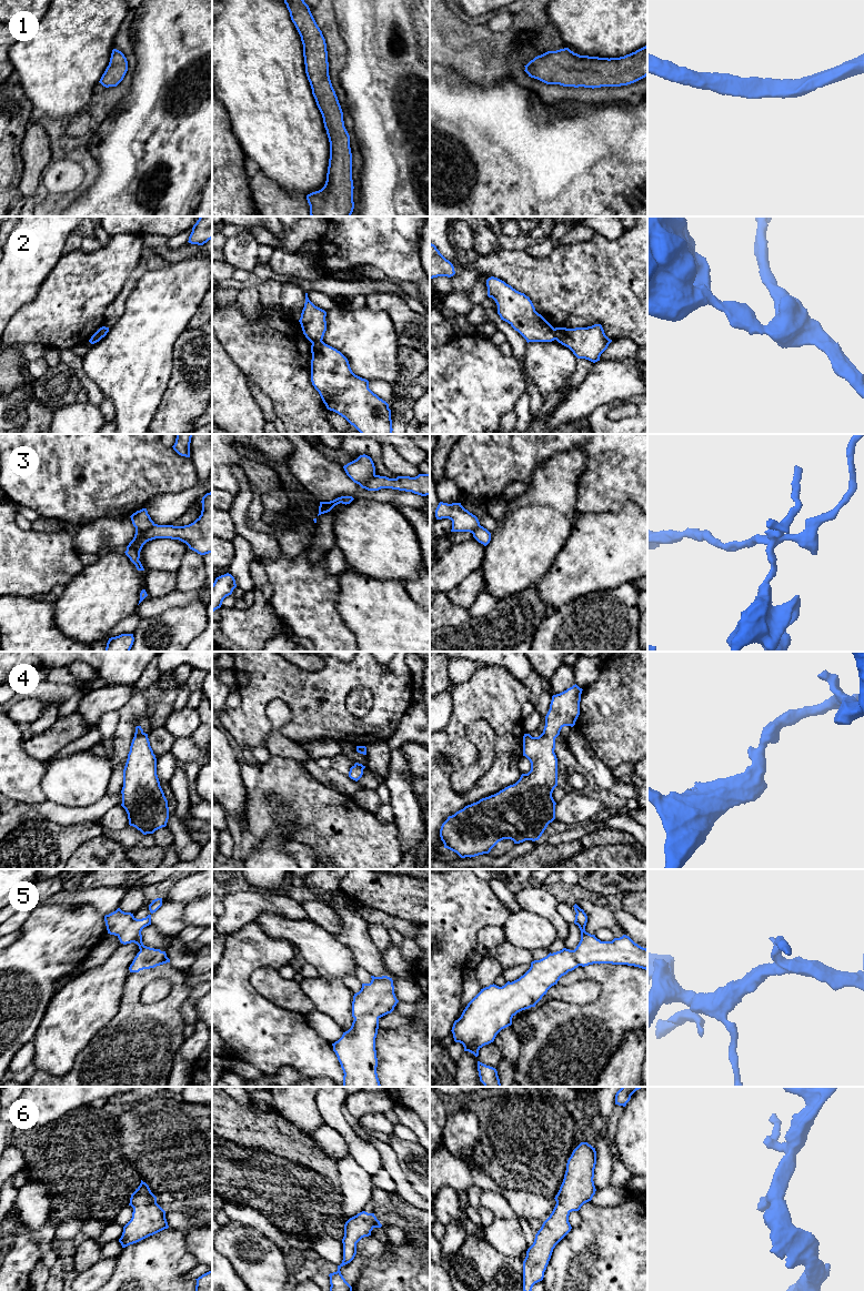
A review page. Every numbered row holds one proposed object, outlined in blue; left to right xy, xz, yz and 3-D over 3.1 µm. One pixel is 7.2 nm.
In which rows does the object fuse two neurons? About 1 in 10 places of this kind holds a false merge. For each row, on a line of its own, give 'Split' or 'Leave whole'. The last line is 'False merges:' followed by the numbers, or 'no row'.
1: Leave whole
2: Split
3: Split
4: Leave whole
5: Leave whole
6: Leave whole
False merges: 2, 3

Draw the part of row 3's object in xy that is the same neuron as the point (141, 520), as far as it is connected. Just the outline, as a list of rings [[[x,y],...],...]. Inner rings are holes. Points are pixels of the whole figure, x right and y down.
[[[147,508],[137,511],[130,517],[133,526],[135,527],[135,534],[133,538],[141,537],[145,531],[155,525],[154,522],[151,520],[150,515],[148,514]]]

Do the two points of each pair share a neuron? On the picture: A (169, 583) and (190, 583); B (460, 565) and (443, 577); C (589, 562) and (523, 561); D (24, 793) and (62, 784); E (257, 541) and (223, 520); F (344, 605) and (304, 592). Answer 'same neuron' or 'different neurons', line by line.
A: different neurons
B: same neuron
C: different neurons
D: different neurons
E: different neurons
F: different neurons

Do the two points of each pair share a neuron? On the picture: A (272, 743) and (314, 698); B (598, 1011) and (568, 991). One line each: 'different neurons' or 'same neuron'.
A: different neurons
B: different neurons

